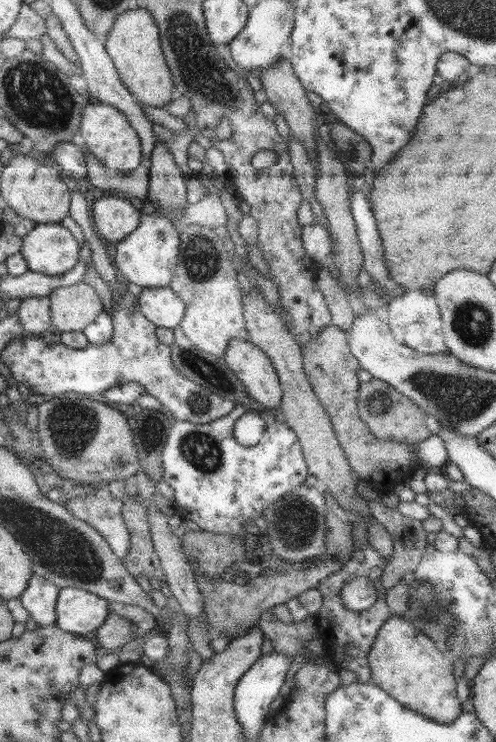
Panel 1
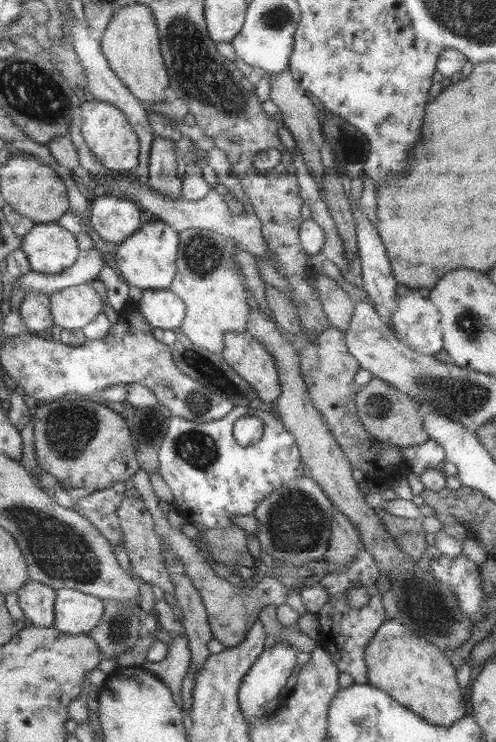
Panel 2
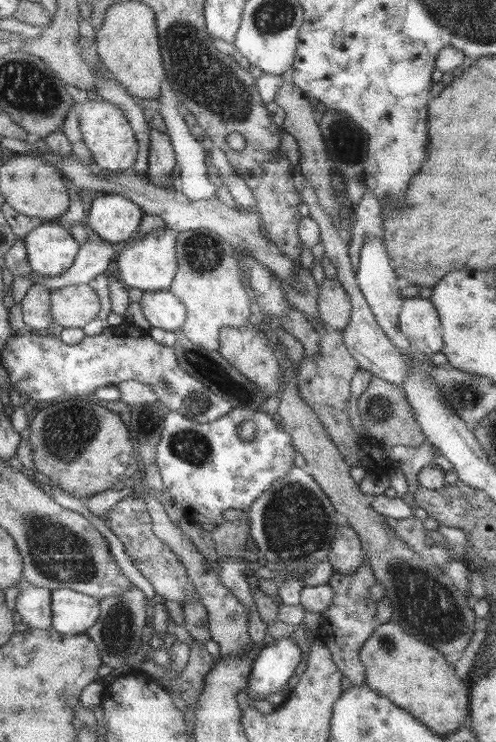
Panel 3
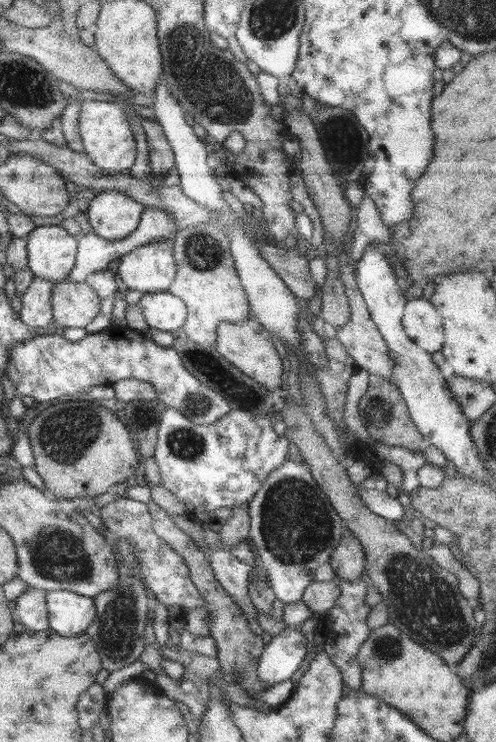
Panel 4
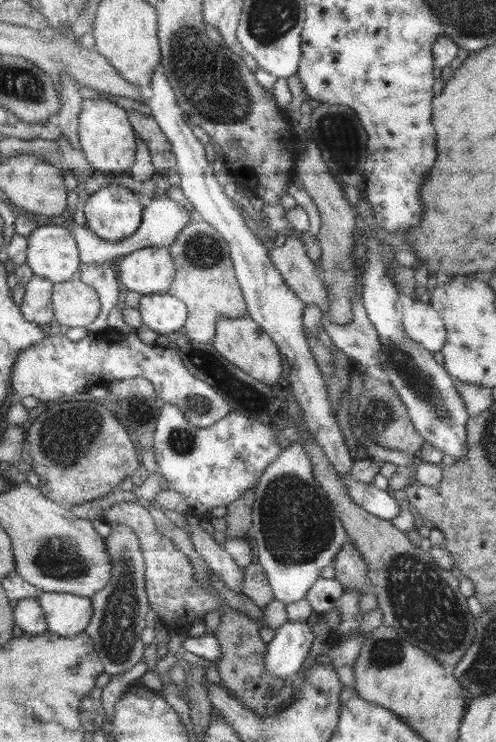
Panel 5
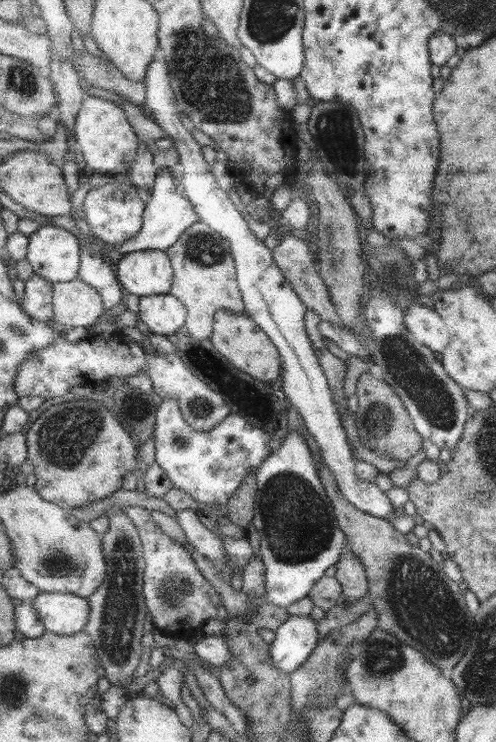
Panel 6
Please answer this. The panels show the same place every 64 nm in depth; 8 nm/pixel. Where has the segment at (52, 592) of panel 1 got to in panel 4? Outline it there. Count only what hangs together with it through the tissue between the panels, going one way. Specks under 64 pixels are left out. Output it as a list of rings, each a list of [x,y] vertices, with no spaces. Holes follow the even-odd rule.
[[[31,588],[16,601],[15,611],[25,630],[42,631],[50,628],[47,596],[47,591]]]

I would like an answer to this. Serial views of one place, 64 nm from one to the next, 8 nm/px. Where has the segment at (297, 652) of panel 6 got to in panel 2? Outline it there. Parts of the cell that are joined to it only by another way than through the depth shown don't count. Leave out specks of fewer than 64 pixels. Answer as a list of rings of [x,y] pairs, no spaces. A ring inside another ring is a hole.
[[[279,642],[276,645],[262,653],[260,658],[255,661],[253,667],[245,677],[243,677],[243,683],[239,687],[239,704],[242,709],[244,720],[248,725],[263,719],[267,715],[267,704],[271,700],[277,699],[277,696],[281,694],[281,690],[287,686],[287,680],[289,676],[293,674],[295,666],[297,666],[297,656],[295,656],[297,650],[290,644]]]

